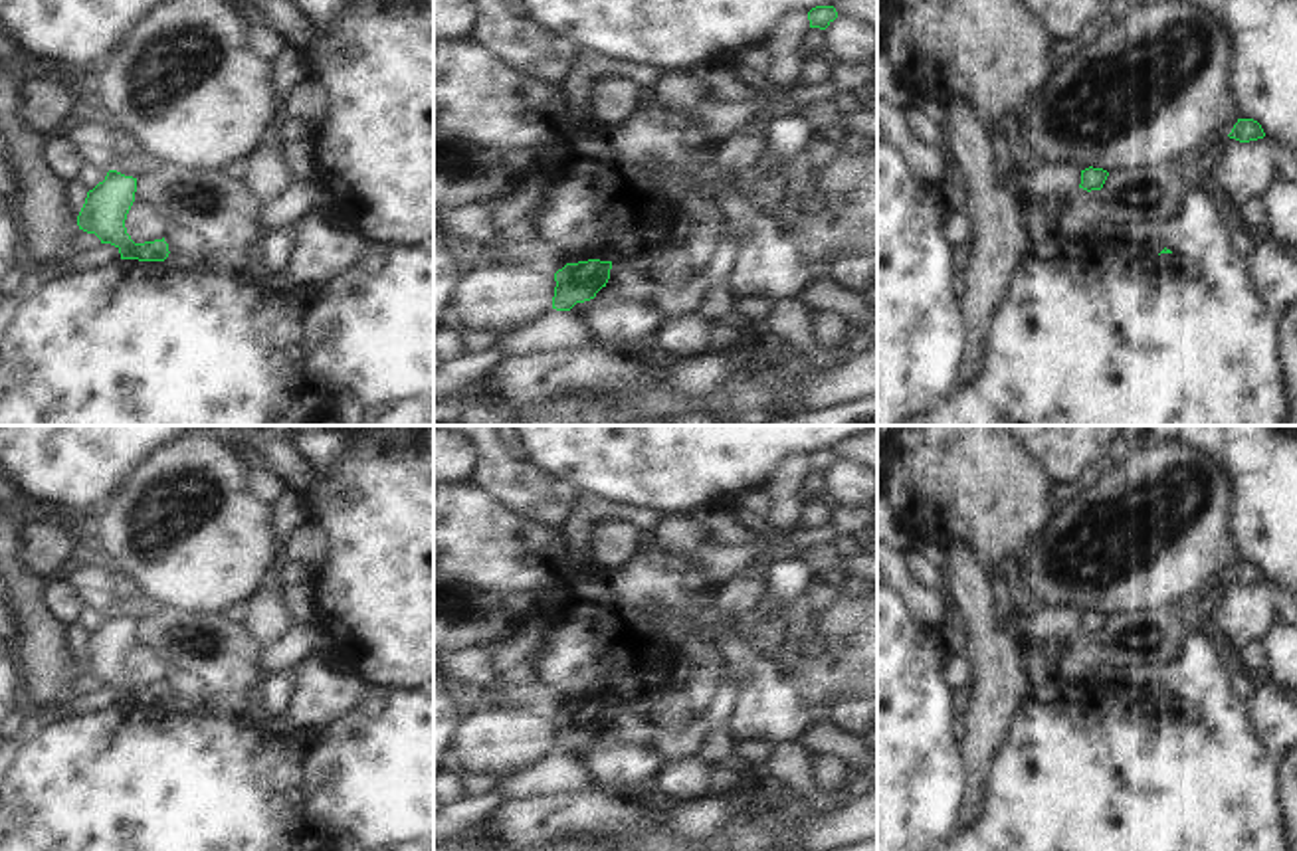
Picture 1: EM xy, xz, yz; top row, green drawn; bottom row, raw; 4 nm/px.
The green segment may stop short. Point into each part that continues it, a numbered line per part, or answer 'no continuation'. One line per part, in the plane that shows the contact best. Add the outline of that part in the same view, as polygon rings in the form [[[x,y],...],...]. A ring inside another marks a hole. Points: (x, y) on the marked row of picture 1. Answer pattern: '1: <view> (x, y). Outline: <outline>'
no continuation.

